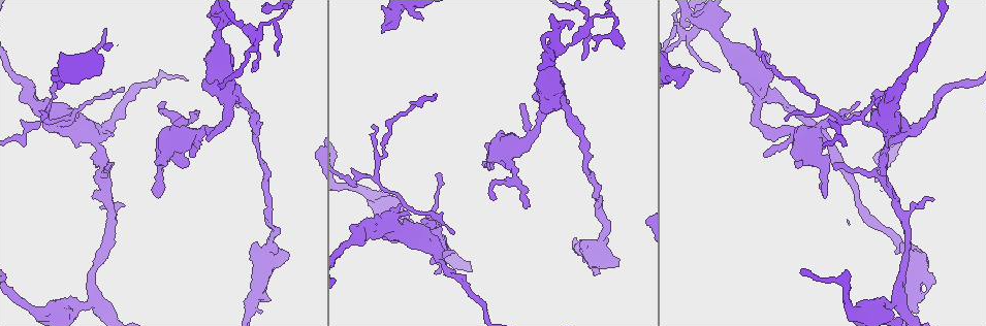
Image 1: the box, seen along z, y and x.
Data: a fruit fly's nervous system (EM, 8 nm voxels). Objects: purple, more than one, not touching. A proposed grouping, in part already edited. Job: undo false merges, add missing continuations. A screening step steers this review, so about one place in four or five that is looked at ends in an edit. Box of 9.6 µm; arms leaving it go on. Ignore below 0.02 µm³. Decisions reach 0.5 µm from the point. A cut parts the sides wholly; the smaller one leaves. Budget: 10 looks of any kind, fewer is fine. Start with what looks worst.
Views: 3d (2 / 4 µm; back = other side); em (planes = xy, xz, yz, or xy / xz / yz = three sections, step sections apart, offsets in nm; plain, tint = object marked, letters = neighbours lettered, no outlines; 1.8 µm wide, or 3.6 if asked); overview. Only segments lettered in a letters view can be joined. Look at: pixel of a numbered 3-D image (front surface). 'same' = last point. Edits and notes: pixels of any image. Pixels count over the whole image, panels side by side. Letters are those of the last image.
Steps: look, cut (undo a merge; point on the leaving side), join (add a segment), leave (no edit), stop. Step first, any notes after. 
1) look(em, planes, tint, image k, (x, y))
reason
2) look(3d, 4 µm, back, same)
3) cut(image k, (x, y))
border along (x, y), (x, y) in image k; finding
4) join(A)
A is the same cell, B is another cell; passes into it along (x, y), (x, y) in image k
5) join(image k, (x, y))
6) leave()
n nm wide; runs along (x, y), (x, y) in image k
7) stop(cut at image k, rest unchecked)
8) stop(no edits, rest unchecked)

look(em, planes, letters, image 1, (712, 22))
side arm on a straight run

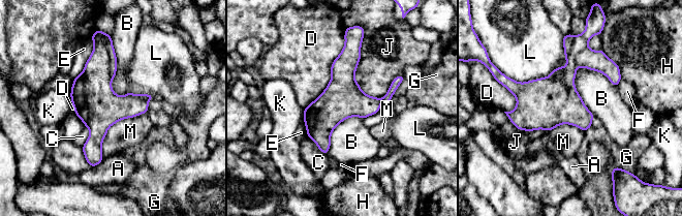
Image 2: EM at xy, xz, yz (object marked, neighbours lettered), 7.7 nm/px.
cut(image 2, (113, 62))
A, B, C, D, E, F, G, H, J, K, L and M are other cells; two cells meet here

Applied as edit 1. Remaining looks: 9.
look(overview)
see it whole again

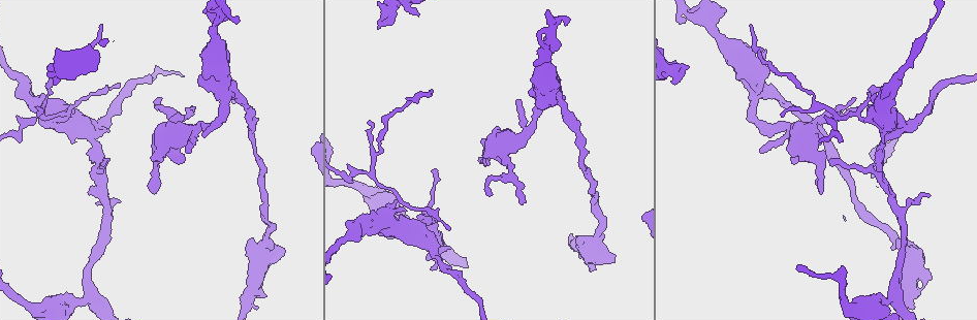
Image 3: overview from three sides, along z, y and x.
look(em, xz, step 16, letters, image 3, (688, 66))
branch stops here

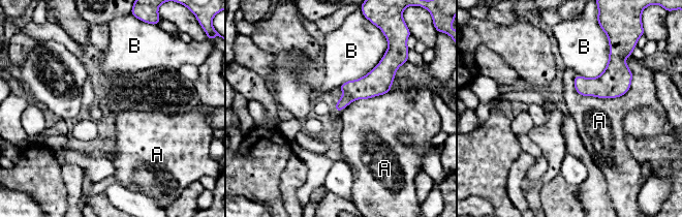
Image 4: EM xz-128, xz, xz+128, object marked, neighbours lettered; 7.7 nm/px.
look(em, planes, letters, same)

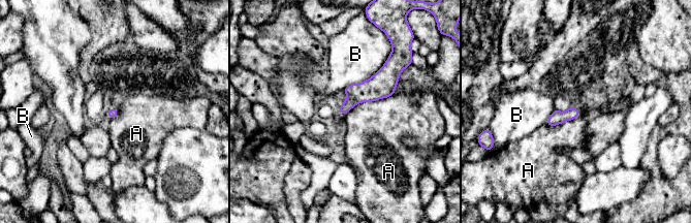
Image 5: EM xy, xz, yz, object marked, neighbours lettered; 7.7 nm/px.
leave()
A and B are other cells; border along (393, 94), (357, 102), (341, 115) in image 5; none of them fits

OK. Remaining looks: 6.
look(3d, 4 µm, image 3, (432, 90))
an open end

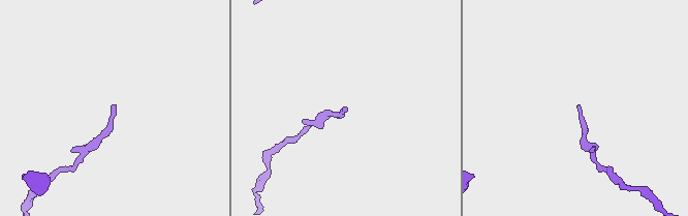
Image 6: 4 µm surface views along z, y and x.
look(em, planes, letters, image 6, (346, 108))
now the EM

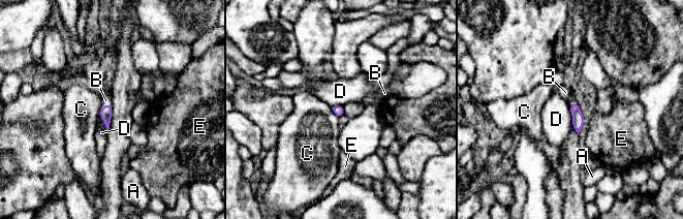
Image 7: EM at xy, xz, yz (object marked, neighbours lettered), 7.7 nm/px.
join(B)
D touches over 150 nm; B is the same cell, A, C, D and E are other cells; it goes on there

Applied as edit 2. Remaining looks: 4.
look(3d, 4 µm, image 3, (880, 114))
sharp bend

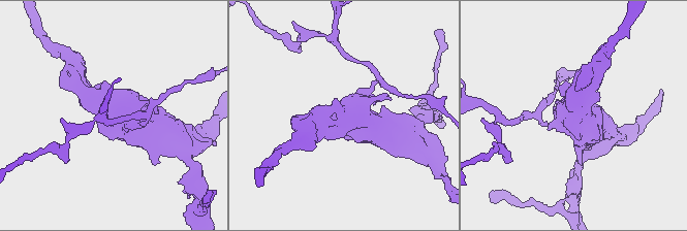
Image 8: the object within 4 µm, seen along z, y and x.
look(em, 3.6 µm, planes, letters, image 8, (125, 114))

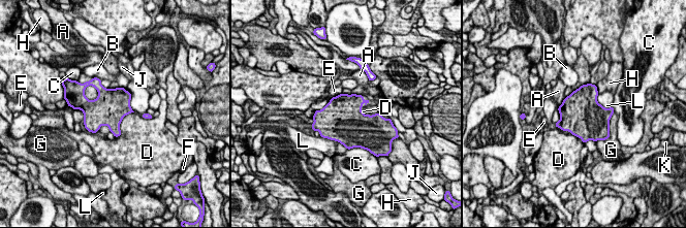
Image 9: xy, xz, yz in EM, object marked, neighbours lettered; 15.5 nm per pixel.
cut(image 9, (558, 124))
550 nm wide; A, B, C, D, E, F, G, H, J, K and L are other cells; two cells meet here

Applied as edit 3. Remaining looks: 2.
stop(cut at image 2, join at image 7, cut at image 9, rest unchecked)

